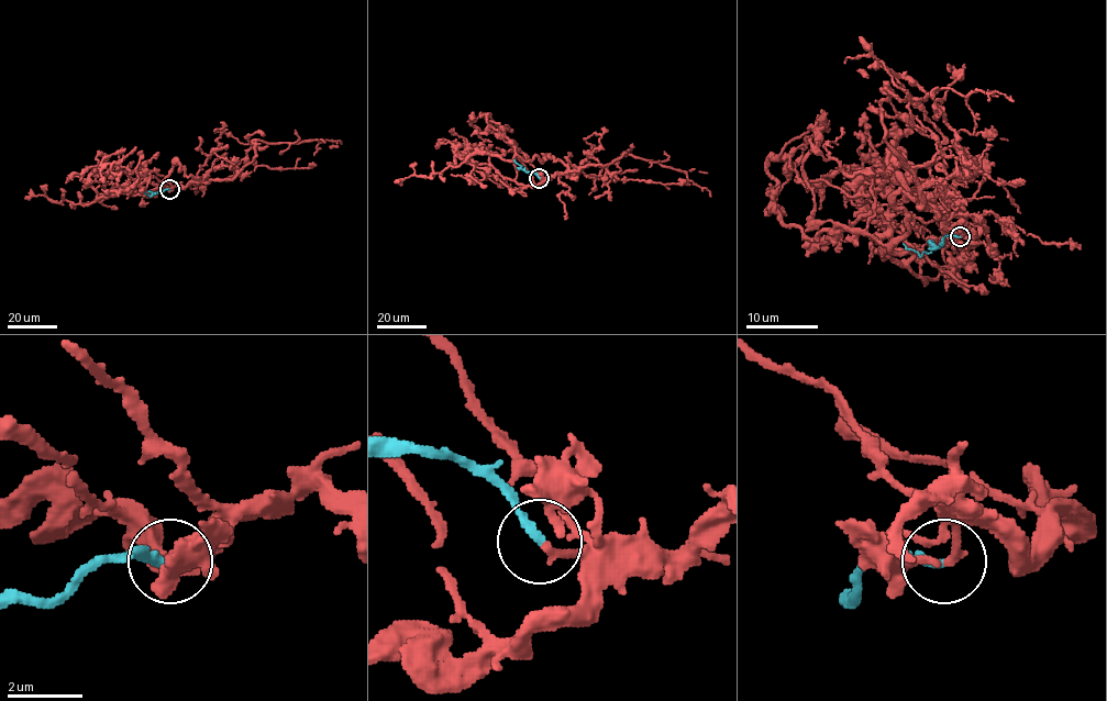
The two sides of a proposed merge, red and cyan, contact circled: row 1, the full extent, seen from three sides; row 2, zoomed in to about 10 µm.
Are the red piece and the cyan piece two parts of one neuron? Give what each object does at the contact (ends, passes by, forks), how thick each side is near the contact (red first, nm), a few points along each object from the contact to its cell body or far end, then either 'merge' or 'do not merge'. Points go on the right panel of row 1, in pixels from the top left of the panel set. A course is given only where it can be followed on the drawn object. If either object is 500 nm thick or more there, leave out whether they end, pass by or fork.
red ends; cyan ends; calibres 220 and 220 nm; course red (959, 235), (963, 223), (919, 209), (881, 101), (948, 89), (1014, 101); course cyan (959, 235), (947, 235), (921, 256), (903, 243); merge

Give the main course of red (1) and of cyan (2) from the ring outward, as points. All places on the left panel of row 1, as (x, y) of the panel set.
1: (170, 189), (194, 181), (232, 179), (255, 157), (253, 141), (339, 140), (342, 144)
2: (169, 189), (150, 196), (144, 191)

